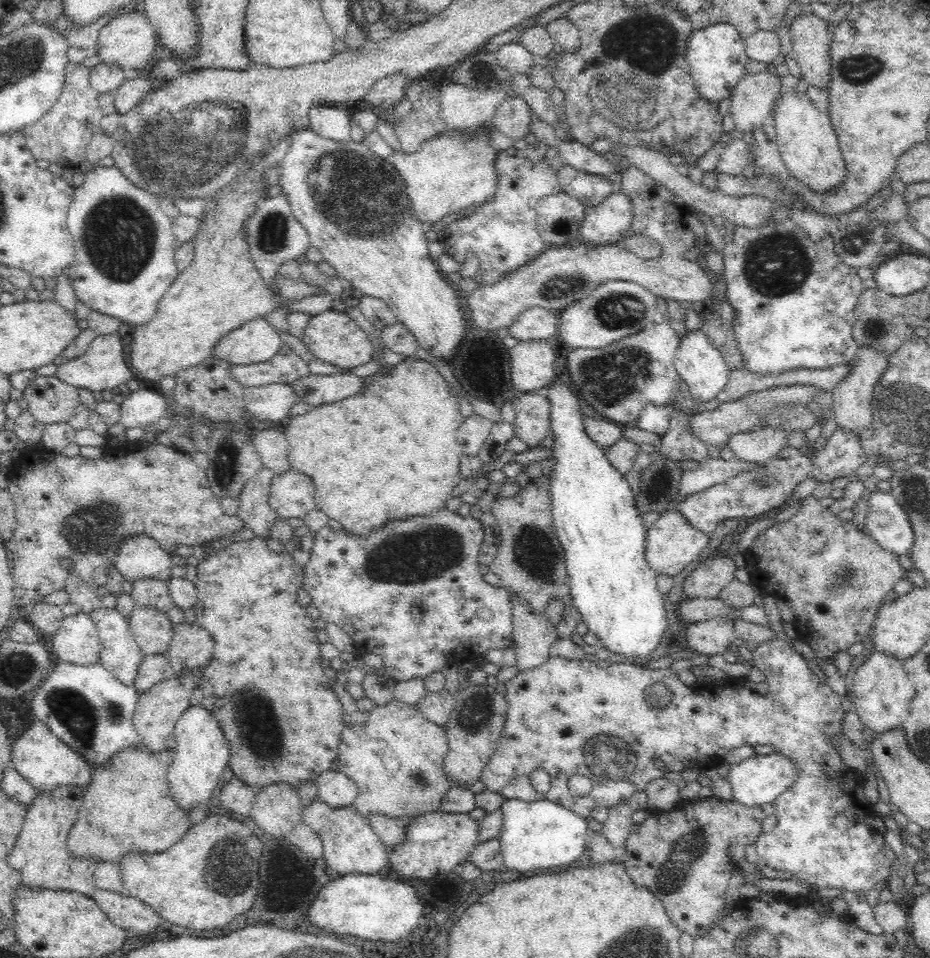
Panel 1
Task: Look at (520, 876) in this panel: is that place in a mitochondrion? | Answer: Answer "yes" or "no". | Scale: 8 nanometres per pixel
no

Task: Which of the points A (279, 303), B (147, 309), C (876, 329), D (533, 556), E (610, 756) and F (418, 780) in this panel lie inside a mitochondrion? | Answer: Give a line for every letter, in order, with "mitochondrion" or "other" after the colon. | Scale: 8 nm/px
A: other
B: other
C: mitochondrion
D: mitochondrion
E: mitochondrion
F: mitochondrion

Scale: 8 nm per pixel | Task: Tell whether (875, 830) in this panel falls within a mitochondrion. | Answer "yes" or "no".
no

